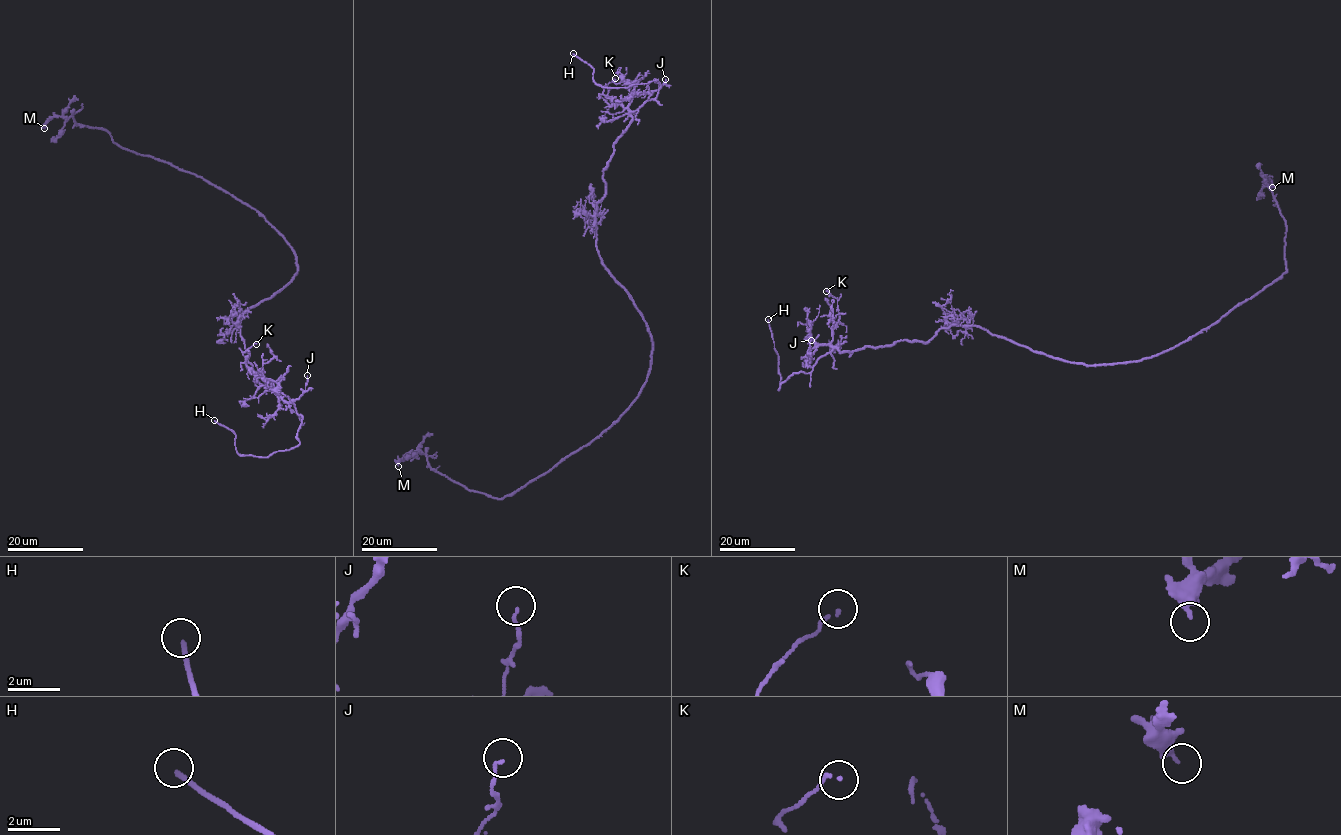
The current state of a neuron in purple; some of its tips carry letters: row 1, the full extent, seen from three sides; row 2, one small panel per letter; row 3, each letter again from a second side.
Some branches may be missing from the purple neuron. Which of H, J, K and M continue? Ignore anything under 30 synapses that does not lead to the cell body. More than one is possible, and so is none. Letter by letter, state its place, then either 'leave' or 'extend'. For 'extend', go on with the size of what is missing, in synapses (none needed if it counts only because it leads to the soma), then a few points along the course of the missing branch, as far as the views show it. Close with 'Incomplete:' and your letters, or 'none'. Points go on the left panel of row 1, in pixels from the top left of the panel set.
H: place (214, 420); extend; course (214, 420), (204, 407), (196, 406)
J: place (307, 375); leave
K: place (256, 344); leave
M: place (44, 128); leave
Incomplete: H

